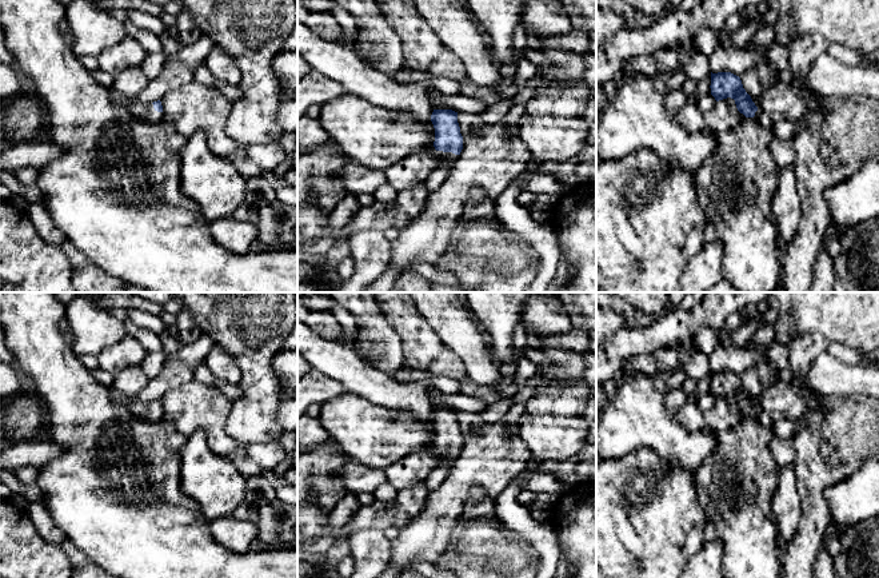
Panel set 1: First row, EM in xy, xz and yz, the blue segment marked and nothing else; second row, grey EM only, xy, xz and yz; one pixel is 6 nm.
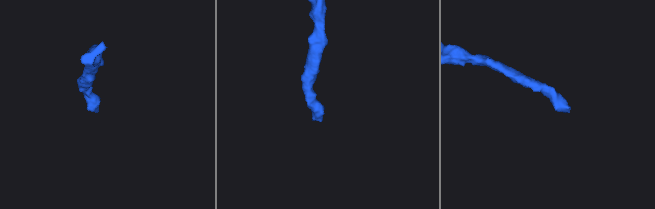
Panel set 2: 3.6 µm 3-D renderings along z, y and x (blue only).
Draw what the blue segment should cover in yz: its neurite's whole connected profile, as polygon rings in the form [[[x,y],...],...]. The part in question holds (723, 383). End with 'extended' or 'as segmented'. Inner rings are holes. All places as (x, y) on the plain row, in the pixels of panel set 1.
[[[711,371],[711,394],[716,400],[731,396],[735,399],[736,407],[746,416],[755,416],[766,422],[763,412],[758,408],[751,395],[743,387],[739,375],[731,371]]]; extended

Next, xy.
[[[160,399],[149,403],[133,404],[131,410],[149,420],[159,420],[163,418],[163,404]]]; extended

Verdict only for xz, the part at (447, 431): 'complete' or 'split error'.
split error

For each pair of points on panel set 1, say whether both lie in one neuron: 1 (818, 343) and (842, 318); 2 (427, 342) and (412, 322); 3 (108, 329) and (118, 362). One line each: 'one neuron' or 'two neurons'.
1: two neurons
2: one neuron
3: two neurons

